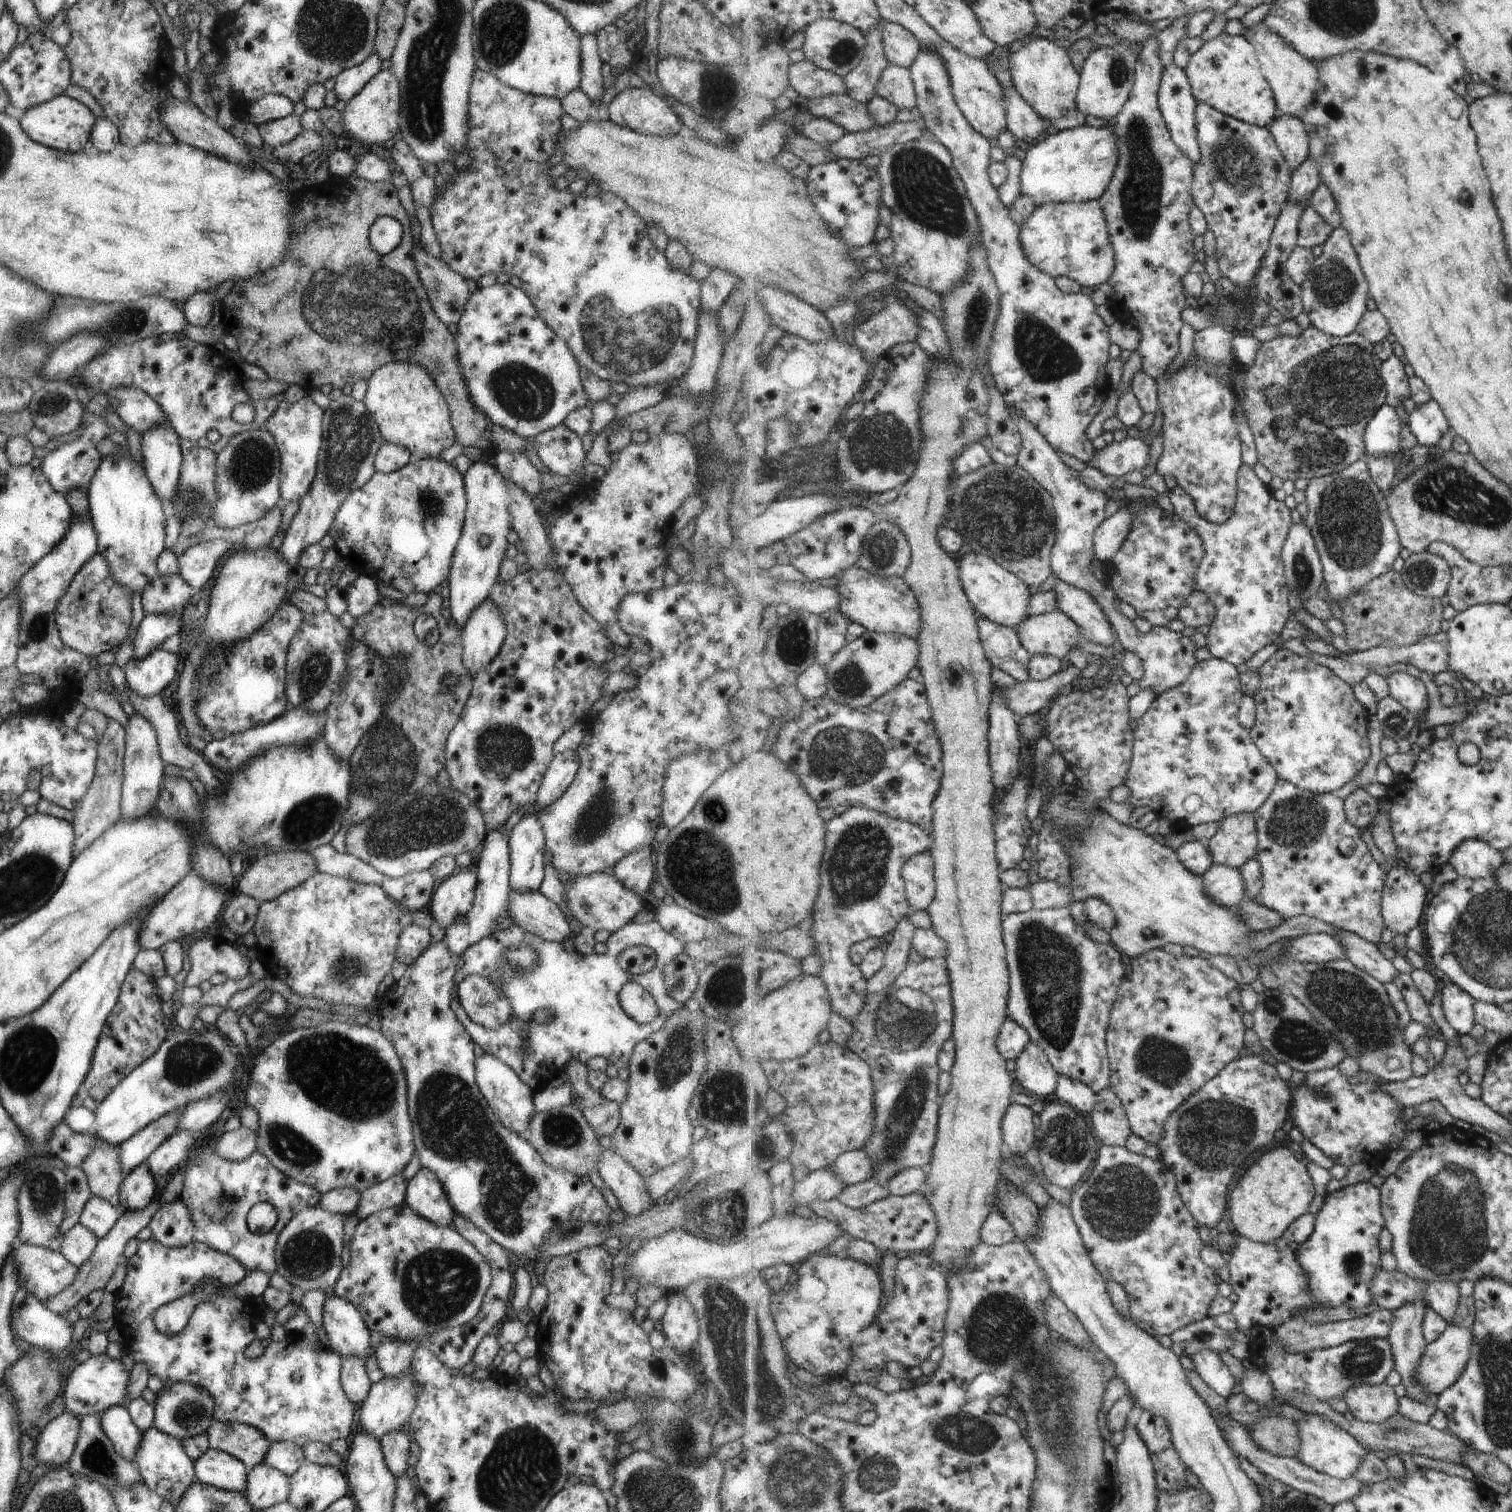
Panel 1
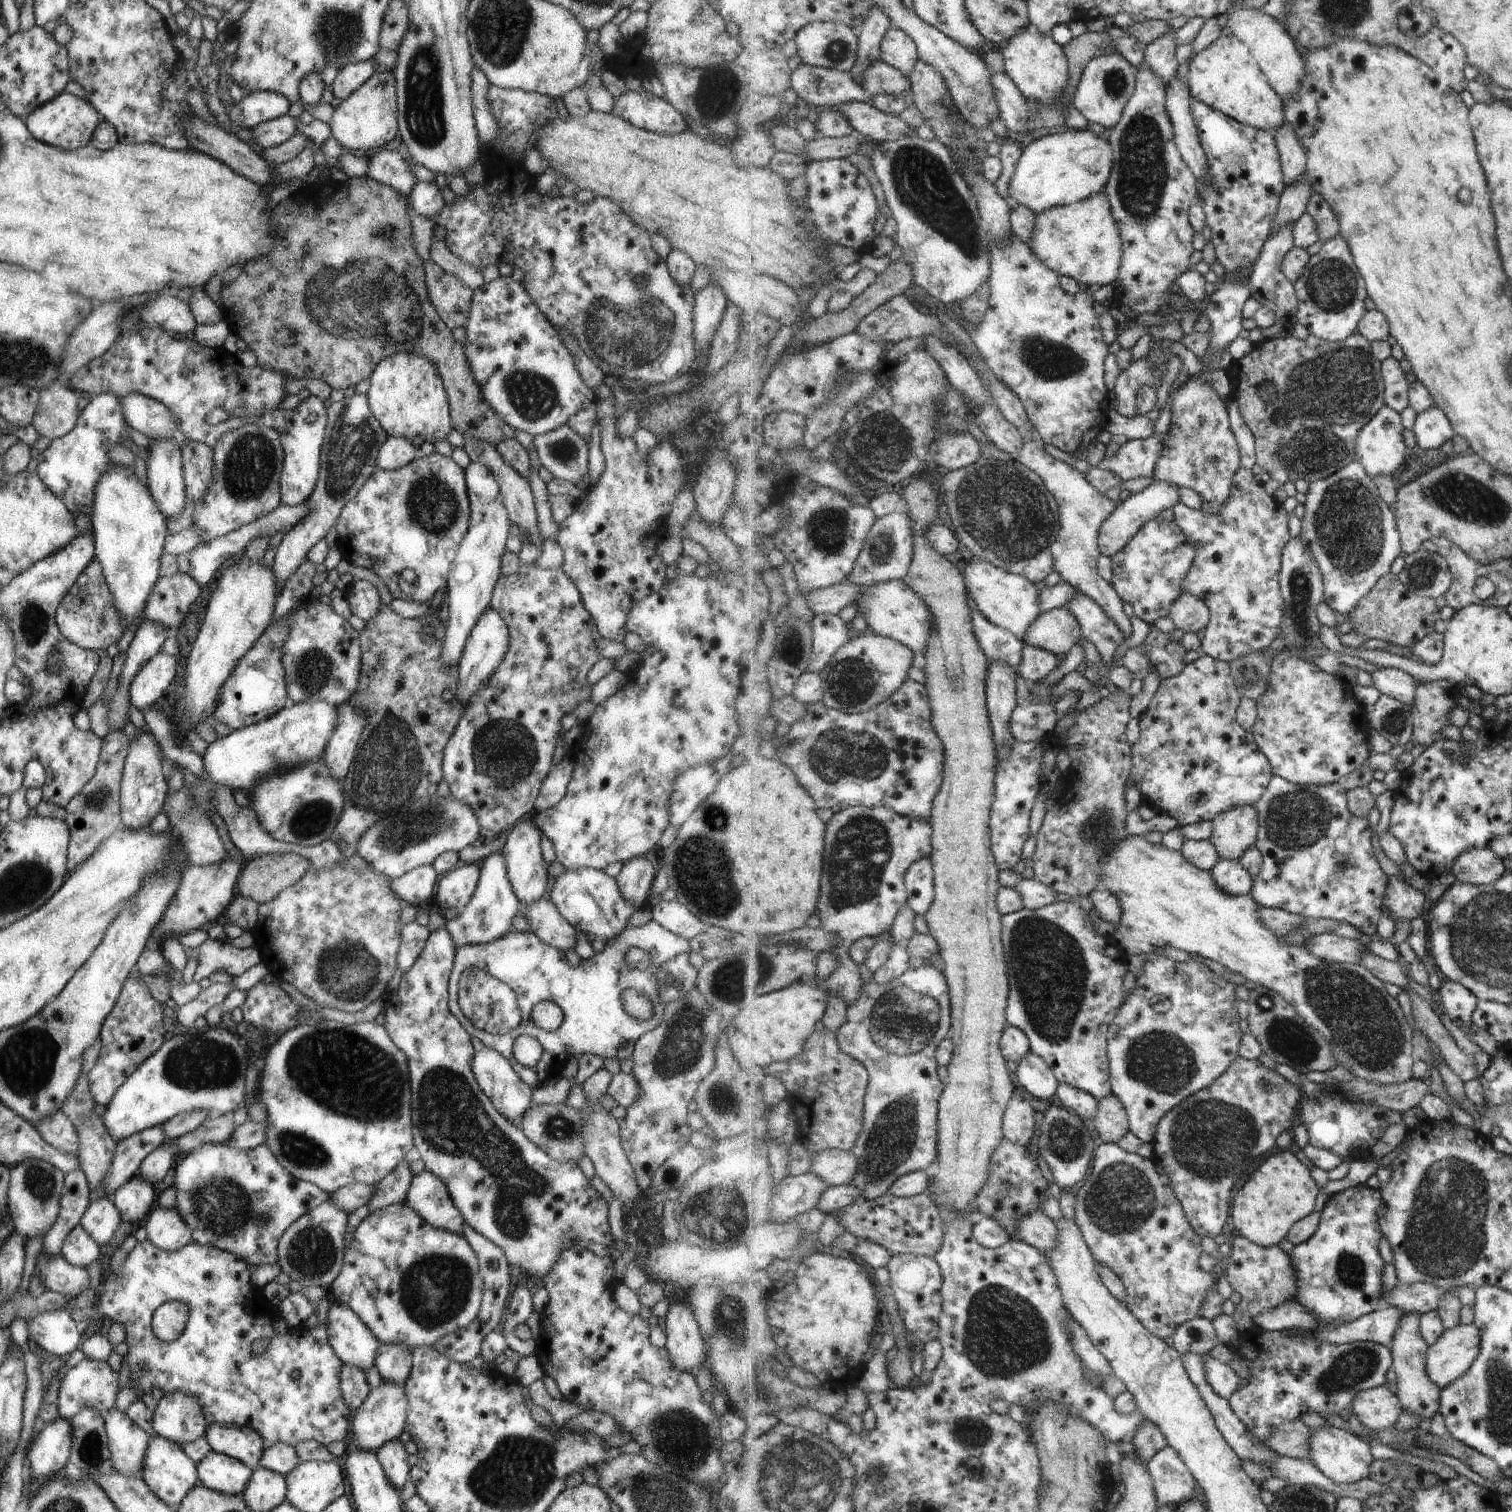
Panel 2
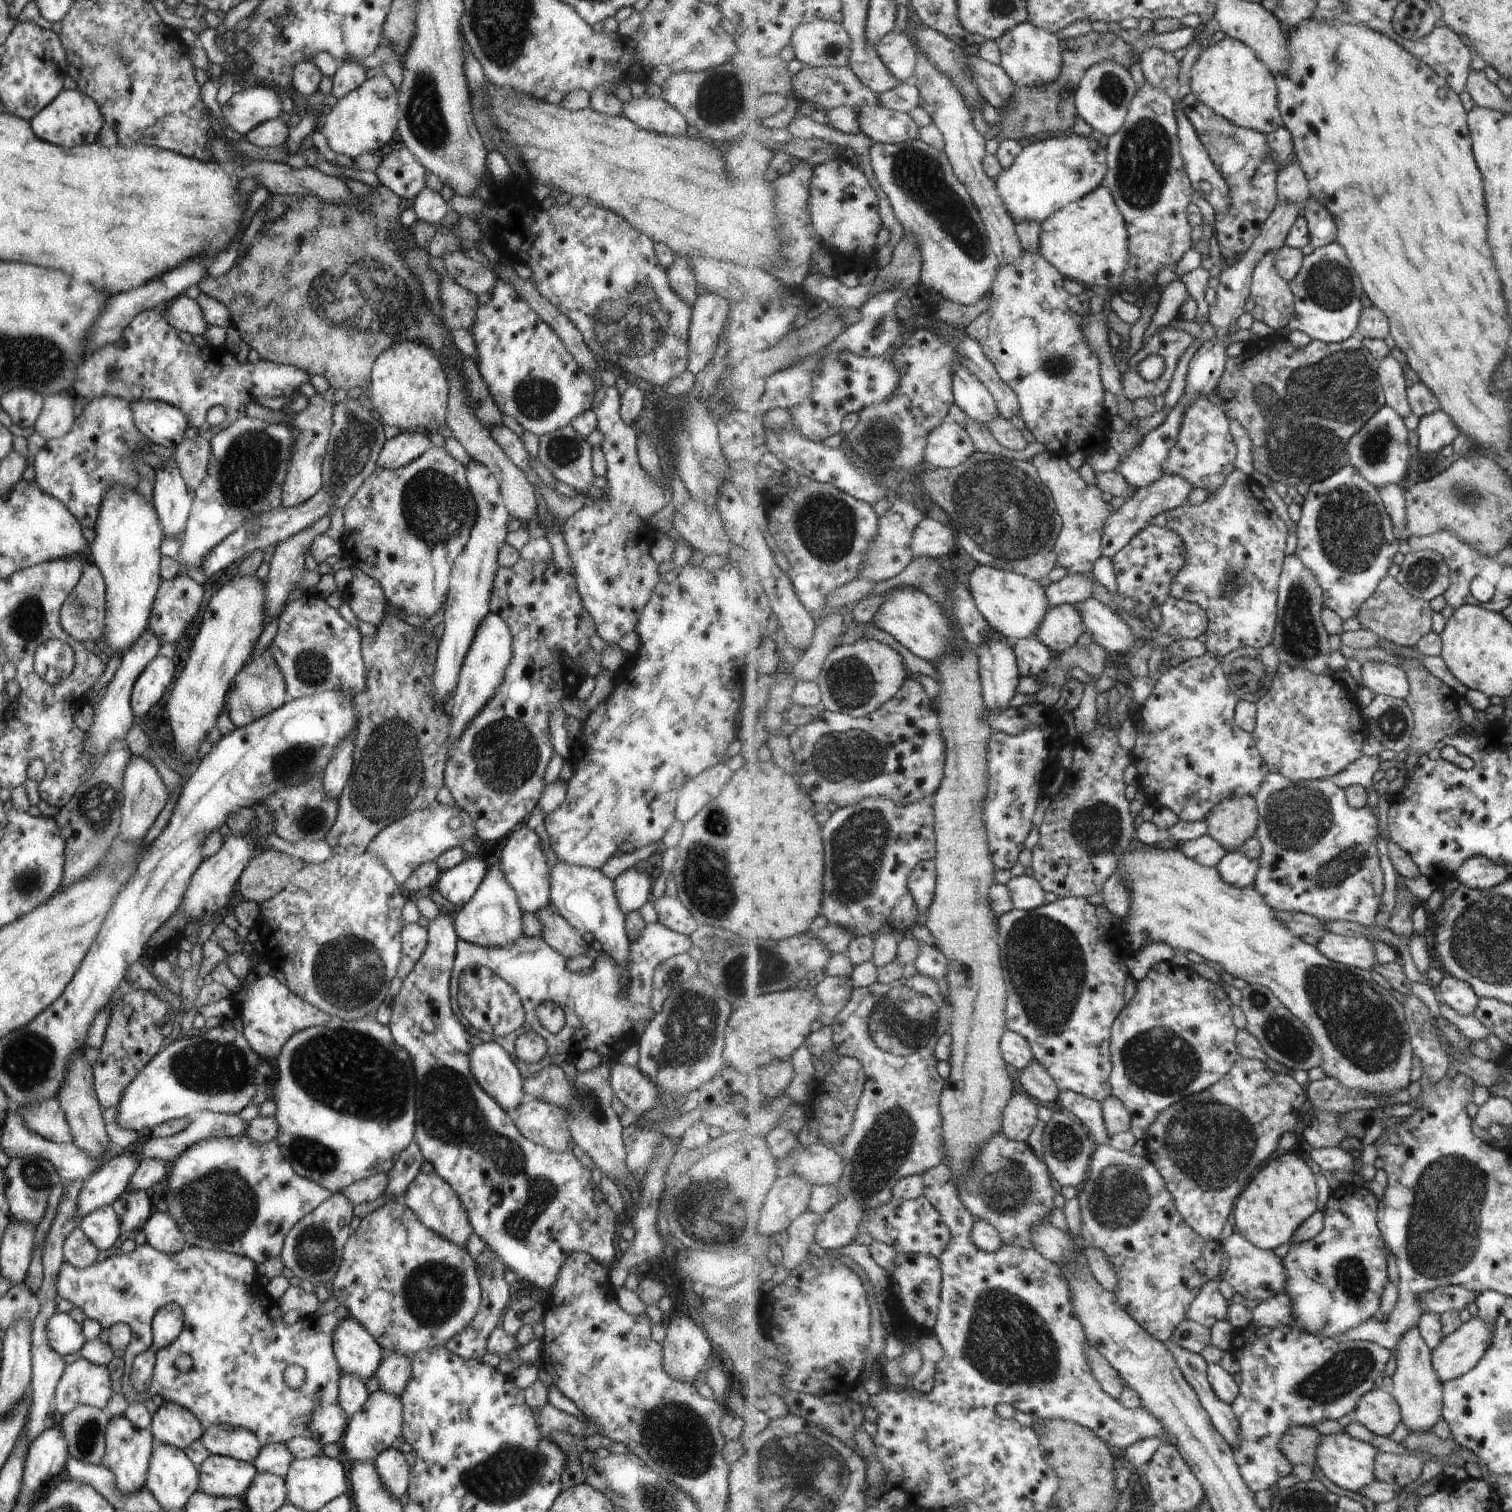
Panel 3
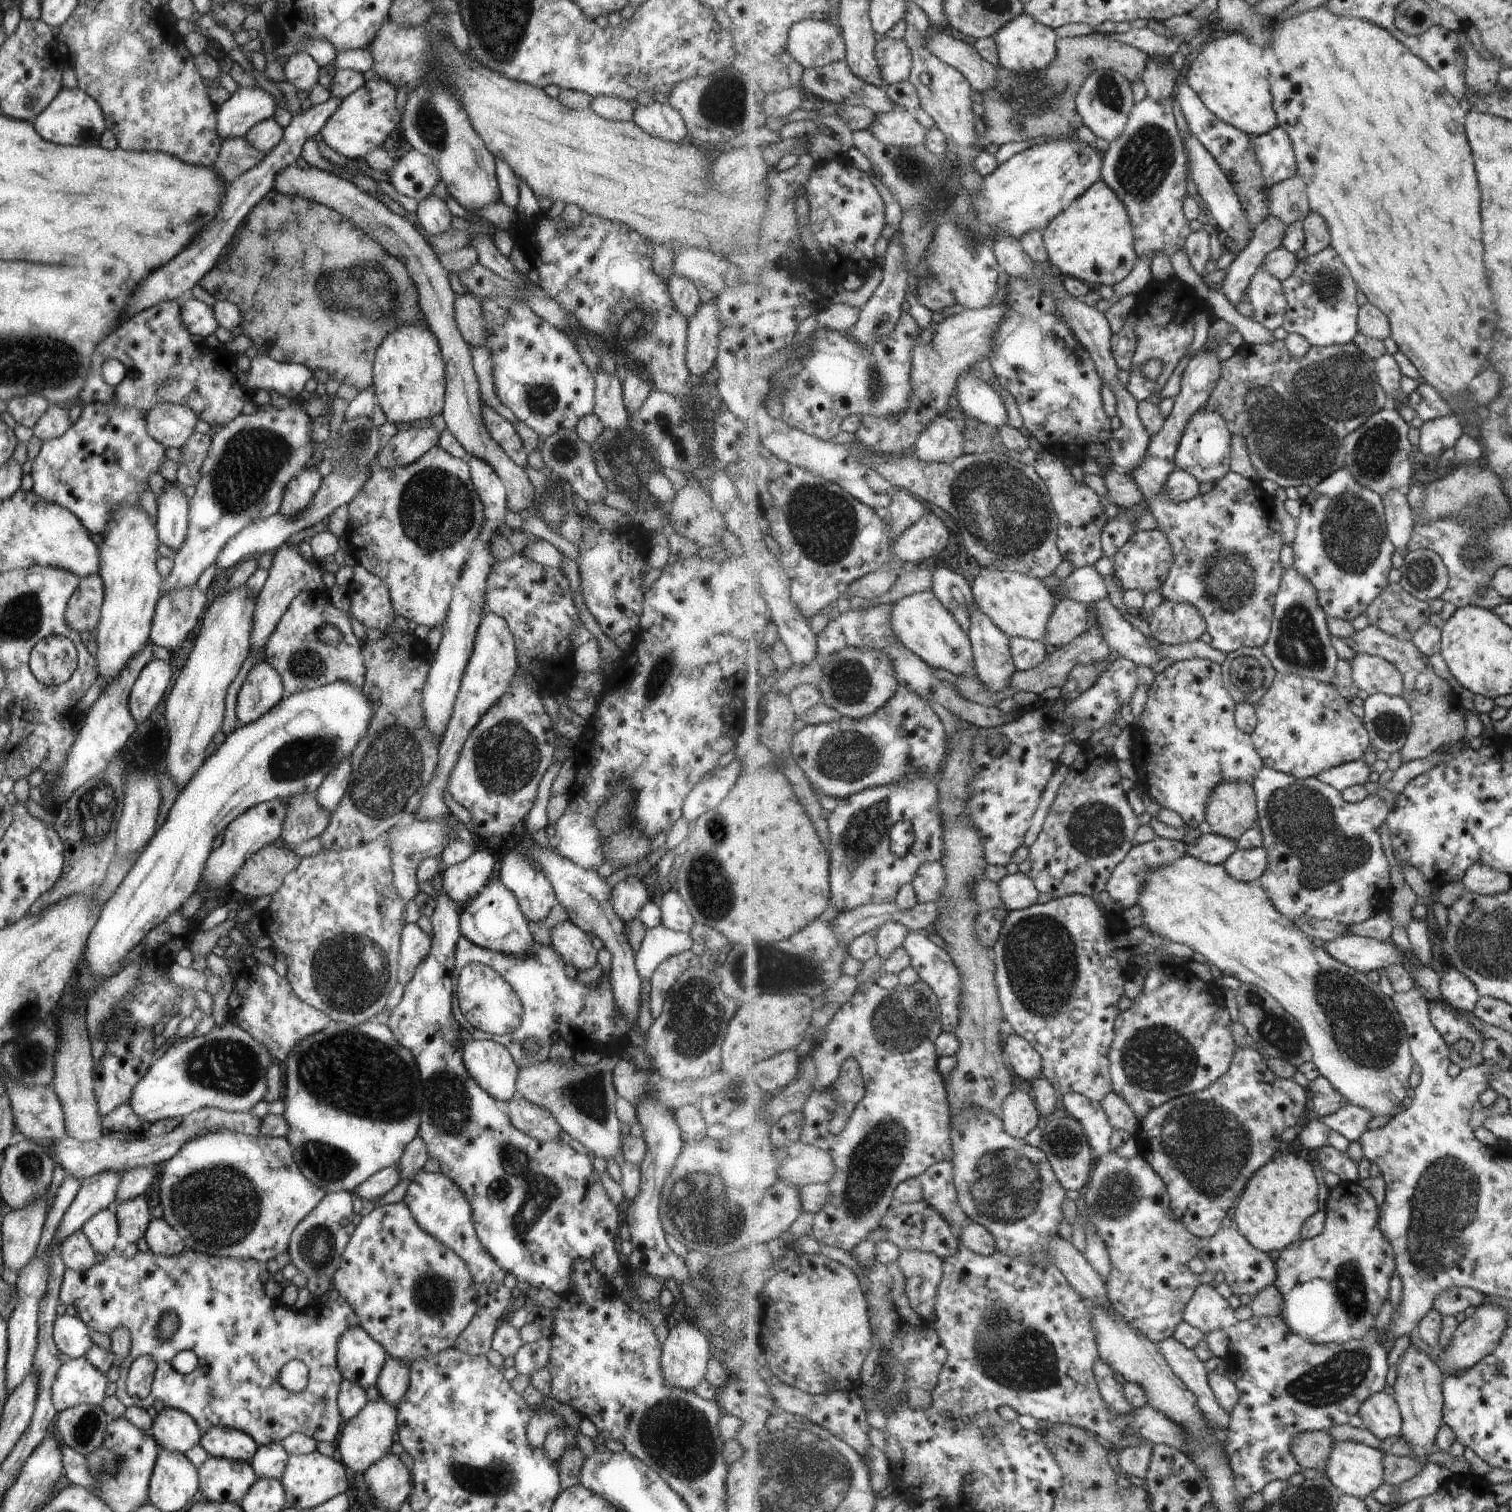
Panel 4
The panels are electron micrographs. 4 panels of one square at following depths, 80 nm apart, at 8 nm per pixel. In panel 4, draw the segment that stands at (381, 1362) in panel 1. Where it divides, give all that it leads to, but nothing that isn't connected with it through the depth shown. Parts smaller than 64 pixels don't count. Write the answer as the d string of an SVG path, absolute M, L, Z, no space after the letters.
M387 1356L374 1385L383 1400L397 1406L408 1387L408 1366L402 1360Z

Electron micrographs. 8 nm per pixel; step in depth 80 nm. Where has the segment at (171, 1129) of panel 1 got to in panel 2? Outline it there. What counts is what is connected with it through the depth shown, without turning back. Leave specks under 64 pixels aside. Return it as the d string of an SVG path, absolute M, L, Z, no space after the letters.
M159 1123L117 1141L105 1178L96 1187L90 1186L90 1202L97 1197L111 1198L118 1186L137 1174L143 1157L157 1148L164 1138L162 1123Z

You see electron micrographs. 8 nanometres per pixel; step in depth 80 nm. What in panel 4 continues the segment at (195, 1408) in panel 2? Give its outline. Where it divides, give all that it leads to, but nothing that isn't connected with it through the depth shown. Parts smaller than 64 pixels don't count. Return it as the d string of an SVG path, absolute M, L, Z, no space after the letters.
M164 1406L153 1418L148 1432L159 1448L180 1453L196 1445L202 1435L189 1415Z

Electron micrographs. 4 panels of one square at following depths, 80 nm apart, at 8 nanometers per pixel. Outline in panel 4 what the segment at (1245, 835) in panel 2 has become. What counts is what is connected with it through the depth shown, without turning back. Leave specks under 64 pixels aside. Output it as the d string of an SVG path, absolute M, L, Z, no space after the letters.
M1245 781L1219 784L1208 804L1206 829L1237 842L1250 828L1257 826L1256 790Z

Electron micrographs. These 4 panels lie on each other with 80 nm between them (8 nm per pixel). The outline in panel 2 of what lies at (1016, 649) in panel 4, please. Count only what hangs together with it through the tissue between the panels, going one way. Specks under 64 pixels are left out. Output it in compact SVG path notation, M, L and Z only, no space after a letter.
M1026 644L1022 652L1020 676L1028 682L1037 682L1047 678L1059 664L1061 657L1050 653L1041 647L1031 647Z

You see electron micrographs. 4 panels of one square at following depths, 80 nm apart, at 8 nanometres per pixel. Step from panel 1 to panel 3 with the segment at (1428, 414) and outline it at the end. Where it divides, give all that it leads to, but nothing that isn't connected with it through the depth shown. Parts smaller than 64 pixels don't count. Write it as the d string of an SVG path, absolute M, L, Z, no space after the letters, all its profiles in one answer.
M1443 409L1421 417L1416 428L1419 436L1418 449L1422 453L1437 454L1452 445L1462 433L1452 416Z

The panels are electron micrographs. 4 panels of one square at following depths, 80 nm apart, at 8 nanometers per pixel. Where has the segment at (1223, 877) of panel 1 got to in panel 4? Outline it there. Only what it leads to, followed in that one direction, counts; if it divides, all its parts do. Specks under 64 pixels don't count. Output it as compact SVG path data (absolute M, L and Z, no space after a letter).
M1257 847L1250 851L1238 849L1225 860L1225 870L1238 881L1257 882L1268 869L1268 854L1265 847Z

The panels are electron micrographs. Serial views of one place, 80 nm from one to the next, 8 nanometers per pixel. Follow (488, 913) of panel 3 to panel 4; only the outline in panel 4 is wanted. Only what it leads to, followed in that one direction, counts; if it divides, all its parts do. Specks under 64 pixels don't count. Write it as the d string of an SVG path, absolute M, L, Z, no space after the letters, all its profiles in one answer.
M497 877L488 880L469 903L460 907L458 913L461 936L477 946L515 956L526 953L535 943L529 935L527 922L521 914L517 898Z

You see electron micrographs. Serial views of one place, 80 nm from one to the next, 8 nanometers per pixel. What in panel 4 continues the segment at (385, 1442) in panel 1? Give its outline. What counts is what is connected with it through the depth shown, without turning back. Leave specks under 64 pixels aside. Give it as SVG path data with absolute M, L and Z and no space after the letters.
M391 1451L370 1464L362 1472L362 1477L368 1488L368 1497L384 1509L399 1510L402 1502L408 1498L411 1488L410 1471Z

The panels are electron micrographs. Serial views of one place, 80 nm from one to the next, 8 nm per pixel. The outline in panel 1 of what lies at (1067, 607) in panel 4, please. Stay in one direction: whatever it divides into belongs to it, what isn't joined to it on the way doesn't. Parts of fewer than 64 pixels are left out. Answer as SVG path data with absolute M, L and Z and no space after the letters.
M1059 609L1031 616L1015 629L1032 655L1051 655L1061 660L1068 658L1071 648L1083 639L1080 626Z

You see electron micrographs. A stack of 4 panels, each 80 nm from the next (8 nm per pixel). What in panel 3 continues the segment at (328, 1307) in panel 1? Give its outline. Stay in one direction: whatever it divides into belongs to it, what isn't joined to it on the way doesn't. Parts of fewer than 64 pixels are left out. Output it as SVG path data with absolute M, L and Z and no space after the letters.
M343 1317L330 1336L335 1360L341 1373L349 1373L363 1382L373 1376L382 1359L379 1343L353 1317Z

